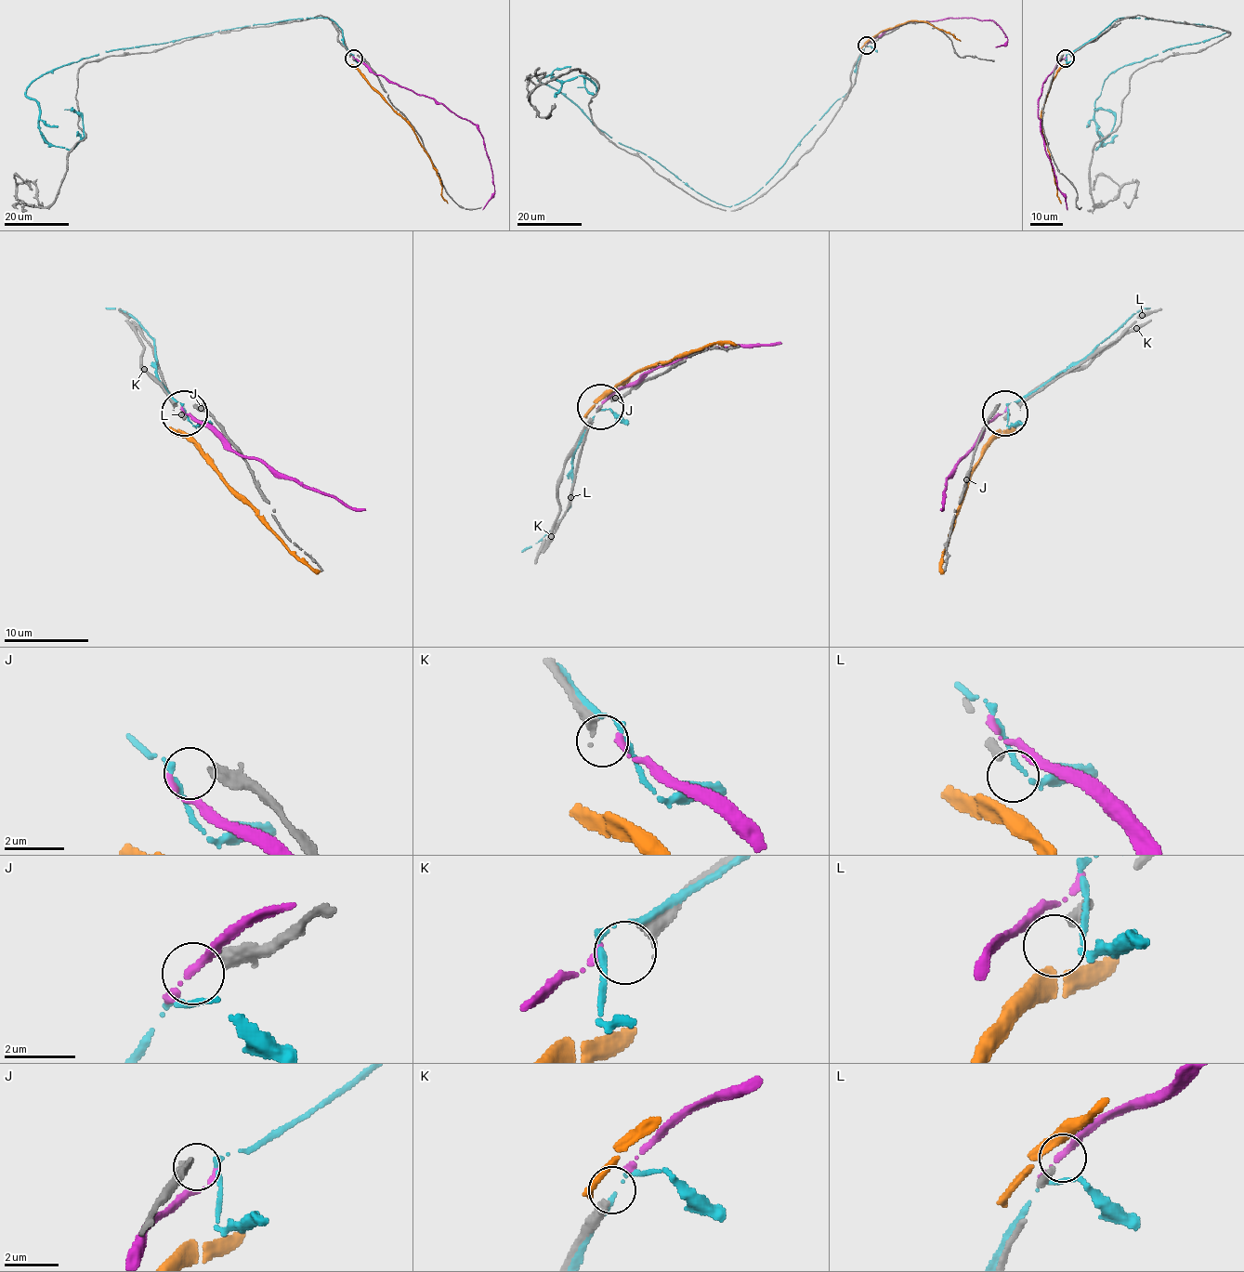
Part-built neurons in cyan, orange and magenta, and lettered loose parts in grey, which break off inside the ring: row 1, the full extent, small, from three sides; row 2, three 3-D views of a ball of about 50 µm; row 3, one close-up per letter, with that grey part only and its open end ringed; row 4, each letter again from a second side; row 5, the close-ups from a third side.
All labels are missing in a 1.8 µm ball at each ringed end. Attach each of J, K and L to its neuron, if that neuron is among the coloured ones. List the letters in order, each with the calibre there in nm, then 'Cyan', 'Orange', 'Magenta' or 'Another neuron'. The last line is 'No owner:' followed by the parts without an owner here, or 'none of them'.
J: Thickness 260 nm. Cyan
K: Thickness 420 nm. Magenta
L: Thickness 300 nm. Another neuron
No owner: L

